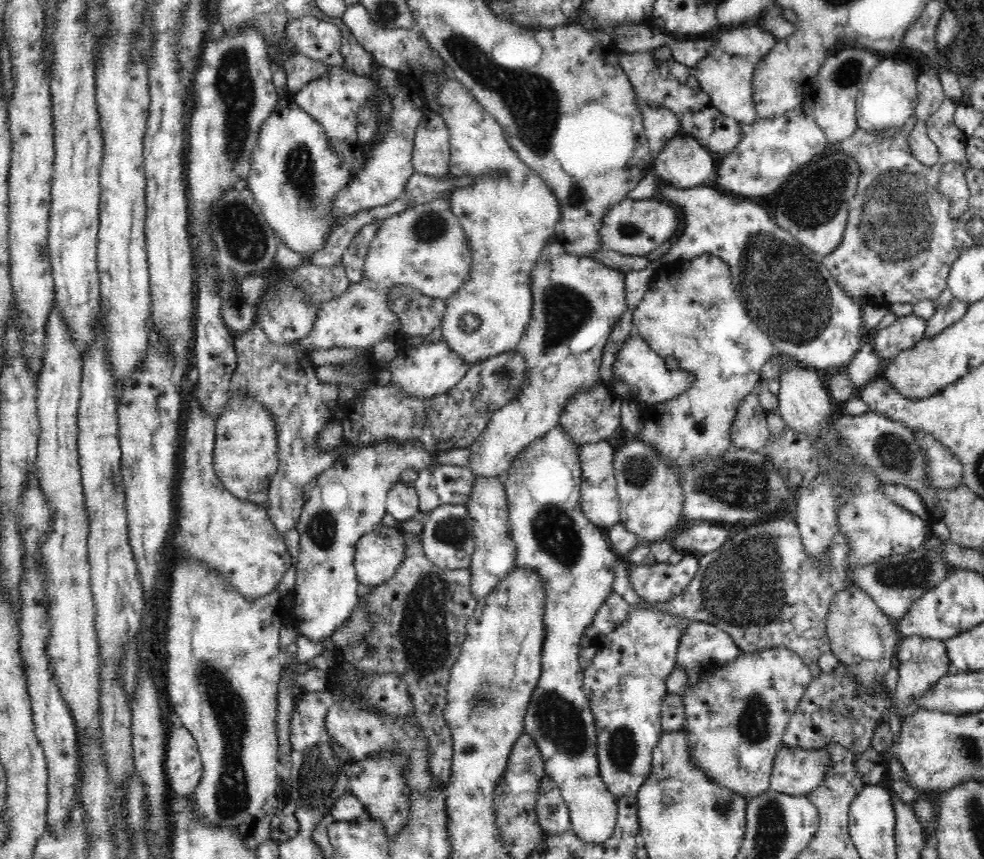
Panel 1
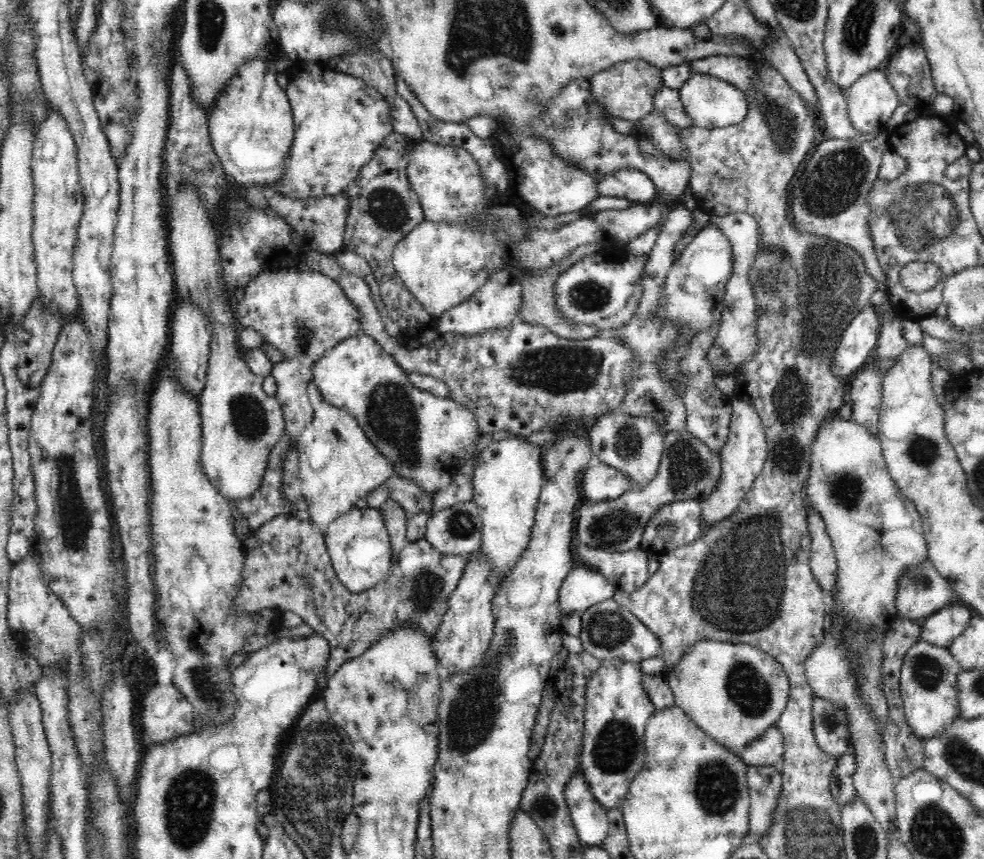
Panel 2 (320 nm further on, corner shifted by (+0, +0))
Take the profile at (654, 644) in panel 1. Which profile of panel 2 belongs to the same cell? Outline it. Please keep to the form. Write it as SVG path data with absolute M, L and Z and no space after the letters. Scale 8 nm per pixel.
M610 658L610 660L603 660L602 668L596 672L596 676L588 682L586 688L585 728L580 751L580 769L595 799L607 809L620 808L624 797L628 794L630 783L647 758L645 726L656 708L643 689L643 674L640 662L624 662L619 658Z

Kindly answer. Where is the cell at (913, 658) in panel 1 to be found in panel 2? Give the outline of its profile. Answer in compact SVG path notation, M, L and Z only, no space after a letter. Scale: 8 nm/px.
M920 640L906 653L901 666L901 697L909 727L923 743L941 734L944 728L960 718L956 680L962 671L948 648Z

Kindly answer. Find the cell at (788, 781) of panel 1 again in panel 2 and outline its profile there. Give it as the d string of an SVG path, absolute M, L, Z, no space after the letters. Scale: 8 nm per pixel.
M777 725L767 728L764 735L752 740L743 750L741 758L754 766L780 766L784 754L784 736Z

